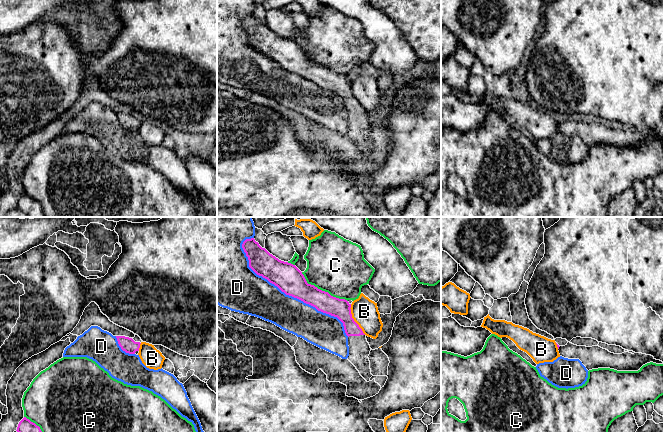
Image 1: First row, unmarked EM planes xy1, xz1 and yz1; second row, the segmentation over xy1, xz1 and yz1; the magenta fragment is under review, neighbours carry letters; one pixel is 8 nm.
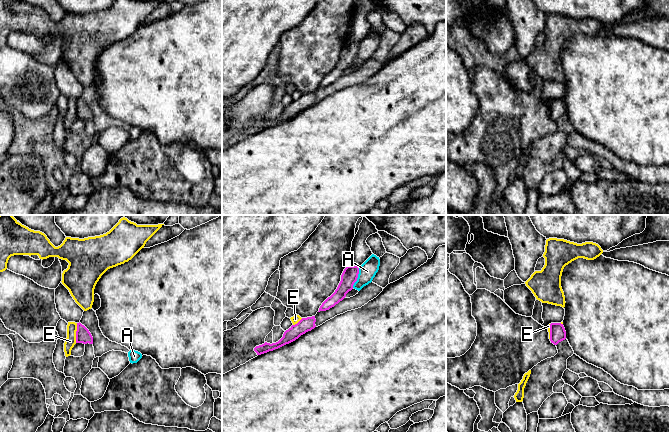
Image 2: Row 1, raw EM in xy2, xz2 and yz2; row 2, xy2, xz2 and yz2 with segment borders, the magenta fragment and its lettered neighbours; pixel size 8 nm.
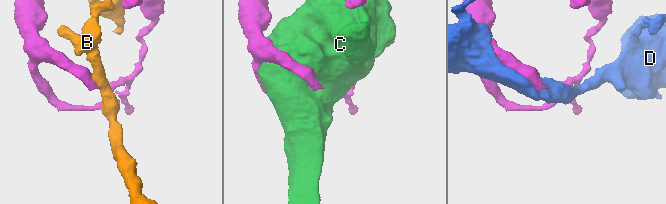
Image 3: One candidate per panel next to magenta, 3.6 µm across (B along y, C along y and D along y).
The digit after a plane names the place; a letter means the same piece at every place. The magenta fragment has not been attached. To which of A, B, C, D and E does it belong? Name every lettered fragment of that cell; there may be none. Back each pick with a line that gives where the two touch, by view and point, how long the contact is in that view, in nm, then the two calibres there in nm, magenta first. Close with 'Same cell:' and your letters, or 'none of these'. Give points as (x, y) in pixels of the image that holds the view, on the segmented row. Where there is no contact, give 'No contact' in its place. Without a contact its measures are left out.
Same cell: none of these

